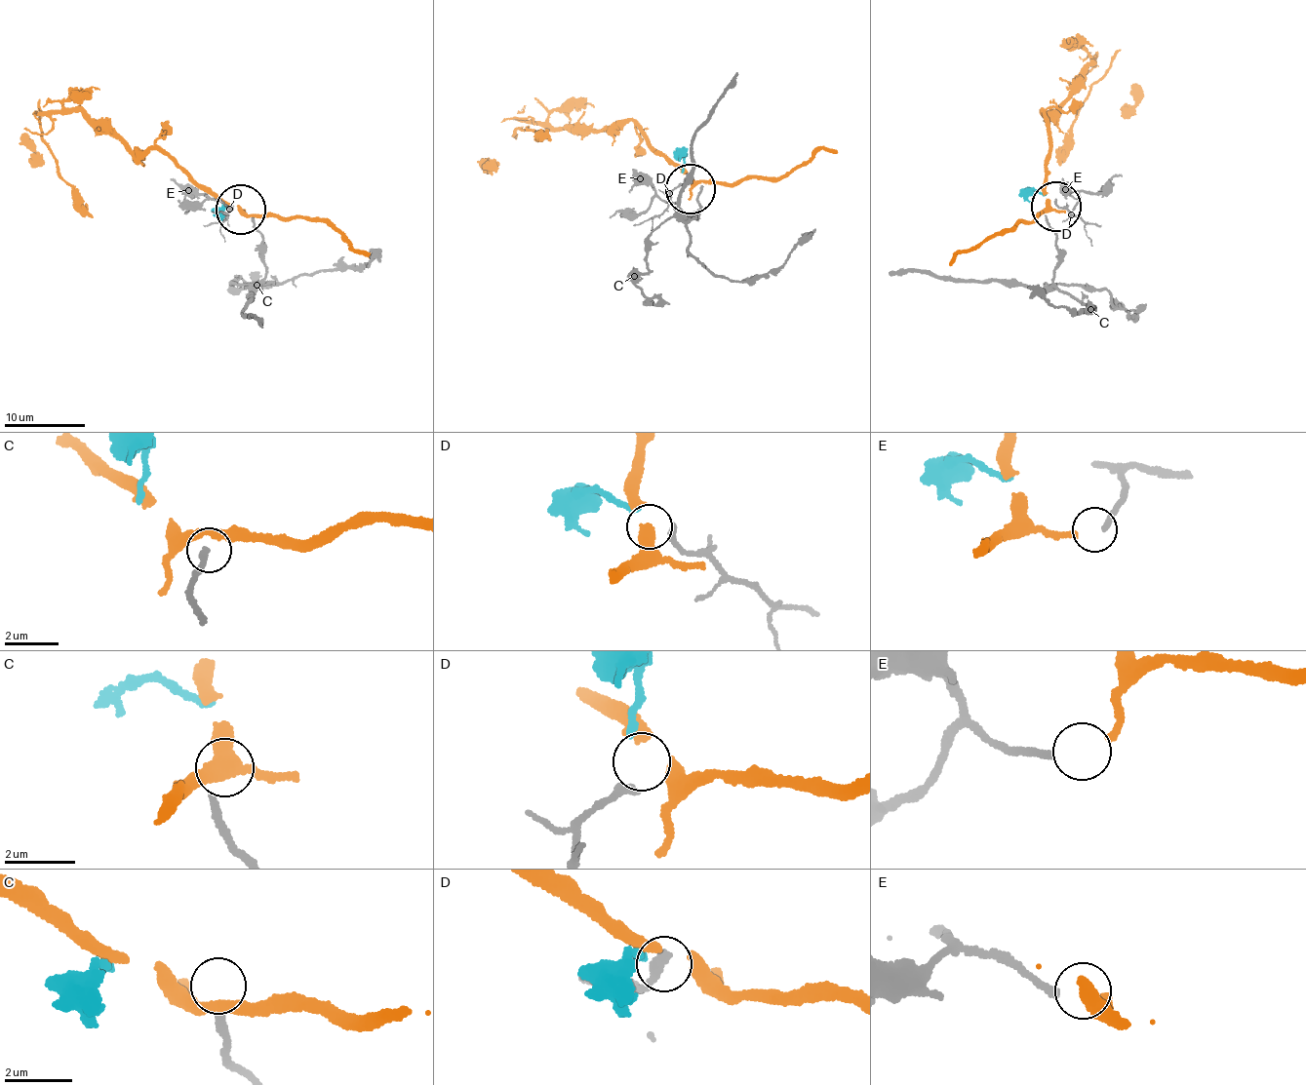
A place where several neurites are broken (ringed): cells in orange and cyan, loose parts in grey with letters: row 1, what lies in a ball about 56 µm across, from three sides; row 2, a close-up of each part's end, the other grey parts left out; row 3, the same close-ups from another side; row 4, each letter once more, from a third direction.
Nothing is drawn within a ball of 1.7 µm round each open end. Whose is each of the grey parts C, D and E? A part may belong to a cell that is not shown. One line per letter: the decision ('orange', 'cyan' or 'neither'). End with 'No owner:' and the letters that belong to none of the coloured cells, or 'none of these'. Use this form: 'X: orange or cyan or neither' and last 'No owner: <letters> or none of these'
C: neither
D: neither
E: orange
No owner: C, D

